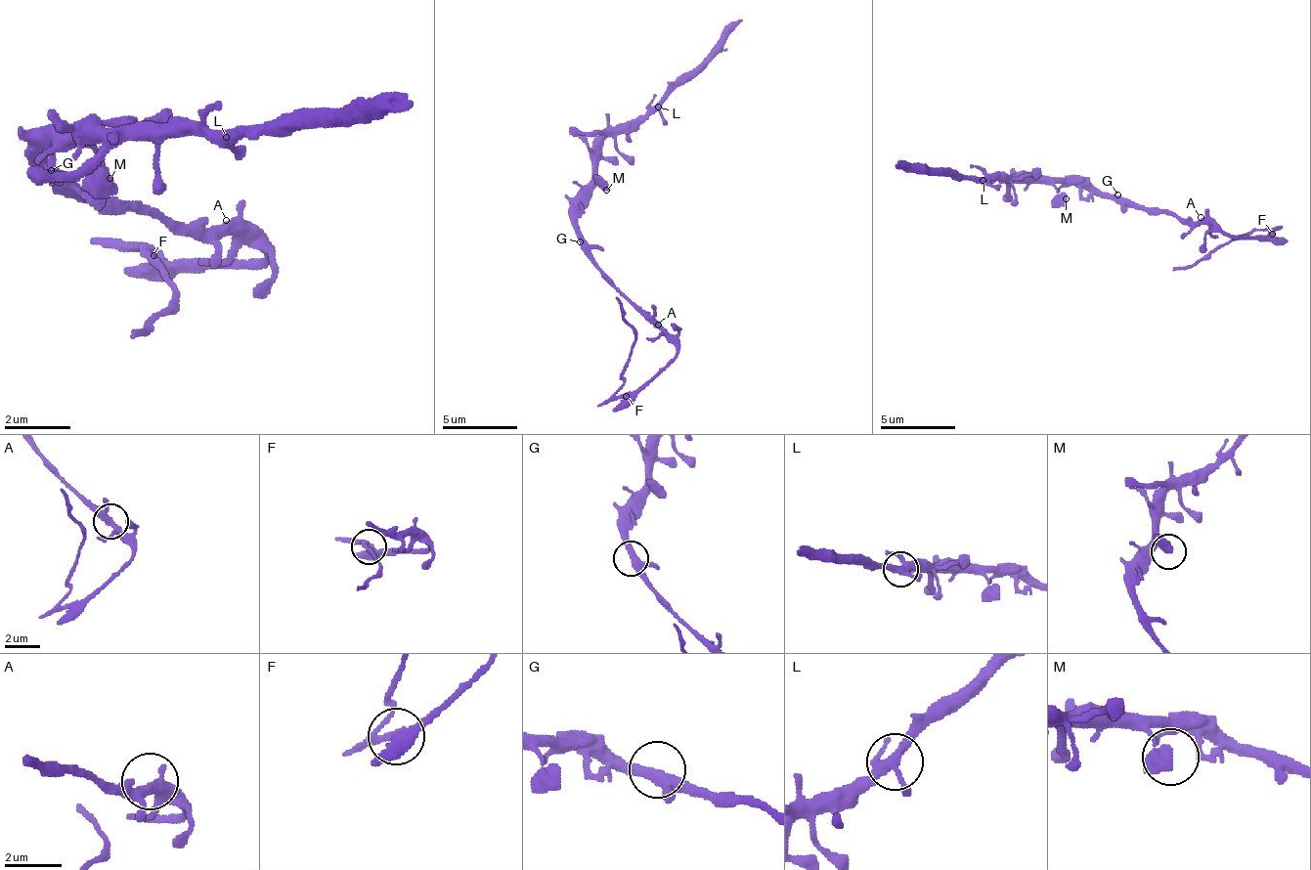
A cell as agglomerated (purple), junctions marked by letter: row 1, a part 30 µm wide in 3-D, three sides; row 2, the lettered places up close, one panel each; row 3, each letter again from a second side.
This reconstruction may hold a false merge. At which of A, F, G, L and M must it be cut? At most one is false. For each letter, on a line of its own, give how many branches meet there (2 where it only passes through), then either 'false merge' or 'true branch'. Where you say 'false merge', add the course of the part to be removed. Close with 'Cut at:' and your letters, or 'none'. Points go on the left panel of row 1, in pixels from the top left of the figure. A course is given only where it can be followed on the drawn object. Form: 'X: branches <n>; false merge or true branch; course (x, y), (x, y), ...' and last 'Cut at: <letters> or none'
A: branches 4; true branch
F: branches 4; false merge; course (152, 253), (143, 244), (176, 294), (135, 336)
G: branches 3; true branch
L: branches 4; true branch
M: branches 1; true branch
Cut at: F

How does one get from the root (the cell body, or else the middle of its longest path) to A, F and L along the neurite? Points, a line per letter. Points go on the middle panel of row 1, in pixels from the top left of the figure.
A: (594, 257), (594, 264), (658, 325)
F: (594, 257), (594, 264), (677, 350), (662, 369), (639, 388), (625, 395)
L: (594, 257), (576, 223), (576, 200), (594, 178), (594, 149), (606, 137), (632, 133), (658, 107)

